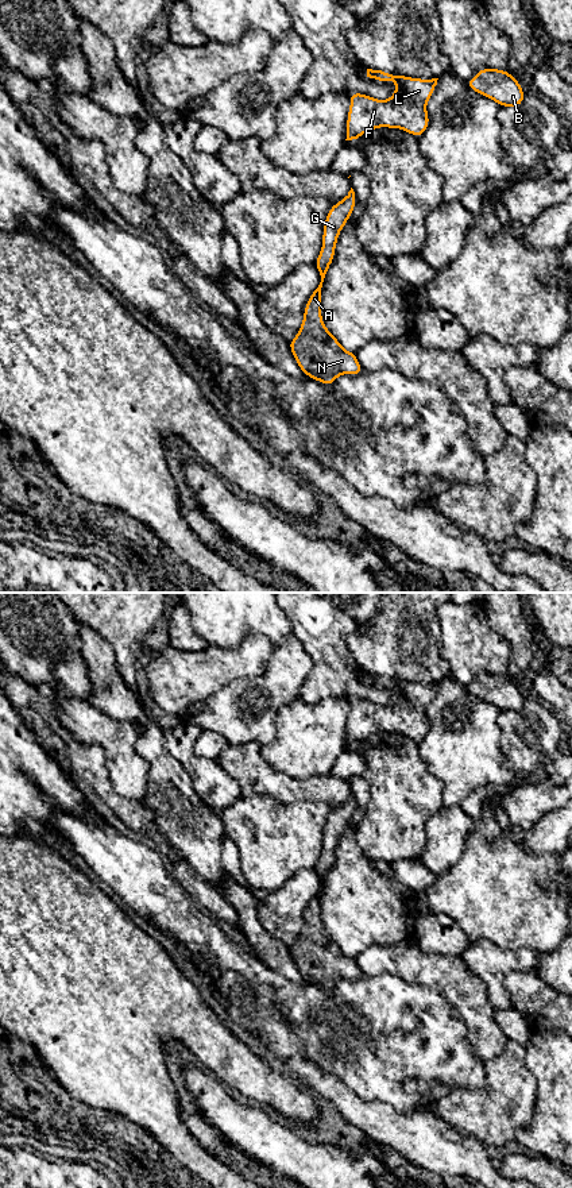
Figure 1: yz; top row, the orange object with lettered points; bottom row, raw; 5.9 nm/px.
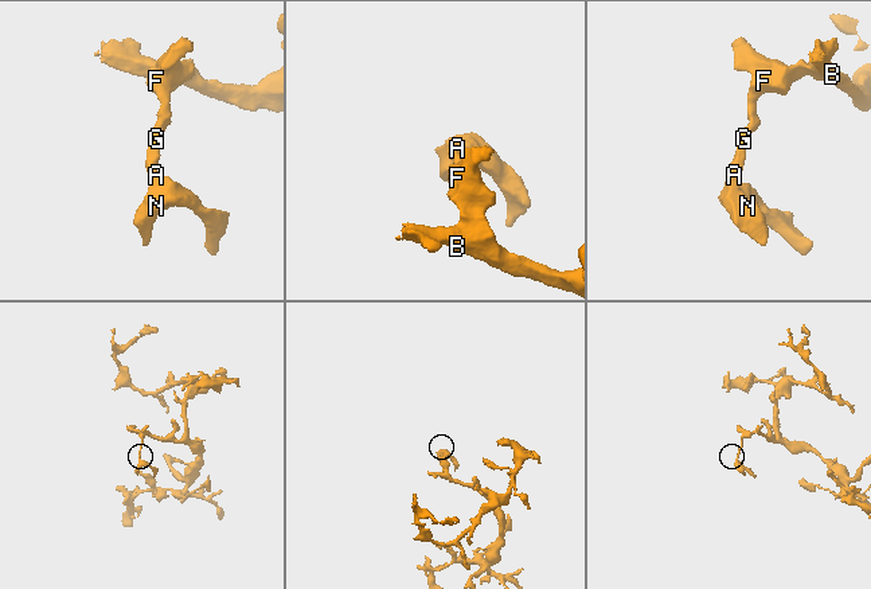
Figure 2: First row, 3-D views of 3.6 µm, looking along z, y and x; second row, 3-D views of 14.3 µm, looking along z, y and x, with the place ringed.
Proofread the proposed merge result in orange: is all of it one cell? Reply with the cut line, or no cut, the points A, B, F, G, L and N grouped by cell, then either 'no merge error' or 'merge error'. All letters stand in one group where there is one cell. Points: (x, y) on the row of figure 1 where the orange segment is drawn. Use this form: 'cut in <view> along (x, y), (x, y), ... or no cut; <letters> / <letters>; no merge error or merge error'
no cut; A B F G L N; no merge error

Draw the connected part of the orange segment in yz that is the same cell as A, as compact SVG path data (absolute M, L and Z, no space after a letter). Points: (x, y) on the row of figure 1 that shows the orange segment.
M351 188L348 194L333 204L329 209L322 234L322 248L316 259L320 271L320 281L310 294L304 312L304 321L299 332L289 342L289 347L301 371L324 385L333 385L341 374L362 374L356 354L348 352L339 340L326 329L321 317L321 293L326 282L328 267L335 259L337 238L348 221L355 205L355 192Z

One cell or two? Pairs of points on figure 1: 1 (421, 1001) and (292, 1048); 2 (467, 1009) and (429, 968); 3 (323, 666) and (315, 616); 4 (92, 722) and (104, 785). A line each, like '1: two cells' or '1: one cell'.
1: two cells
2: one cell
3: one cell
4: two cells

